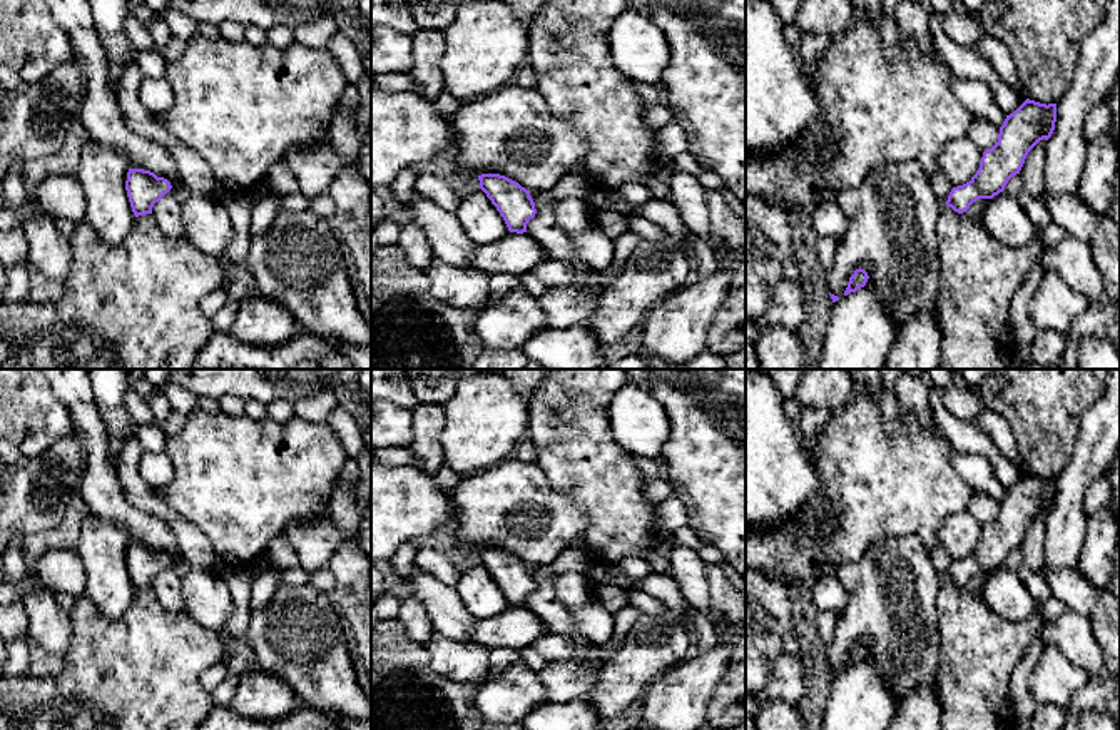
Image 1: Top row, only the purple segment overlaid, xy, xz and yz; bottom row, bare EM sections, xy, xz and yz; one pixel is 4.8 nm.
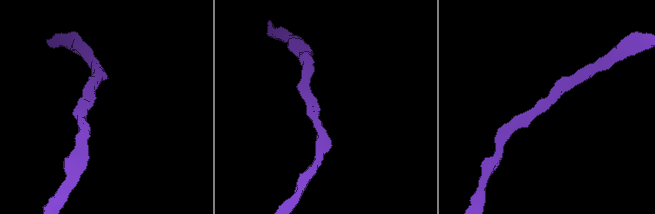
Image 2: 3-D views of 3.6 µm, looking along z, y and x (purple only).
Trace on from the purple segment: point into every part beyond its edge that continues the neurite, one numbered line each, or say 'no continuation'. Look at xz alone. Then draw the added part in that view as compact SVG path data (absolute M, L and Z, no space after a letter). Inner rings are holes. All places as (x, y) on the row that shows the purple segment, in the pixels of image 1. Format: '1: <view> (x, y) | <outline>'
no continuation

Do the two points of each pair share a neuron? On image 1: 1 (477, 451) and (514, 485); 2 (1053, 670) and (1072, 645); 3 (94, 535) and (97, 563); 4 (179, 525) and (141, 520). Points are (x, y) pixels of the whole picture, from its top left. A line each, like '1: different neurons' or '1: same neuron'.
1: different neurons
2: different neurons
3: same neuron
4: different neurons

